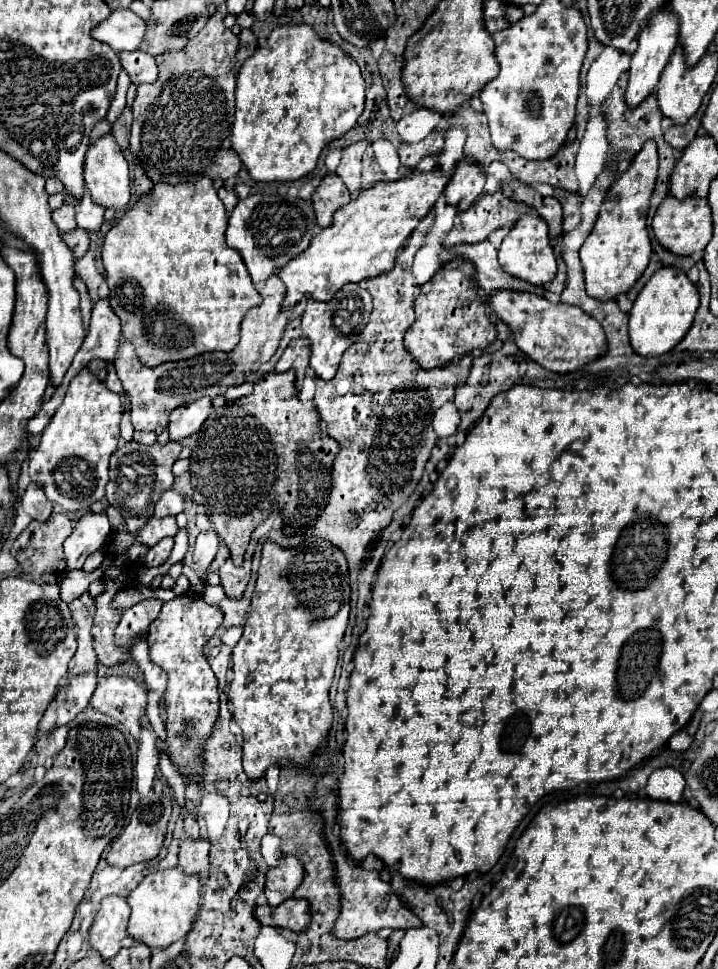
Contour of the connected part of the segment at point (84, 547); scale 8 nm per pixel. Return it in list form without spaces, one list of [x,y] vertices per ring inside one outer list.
[[[85,513],[73,533],[65,539],[65,555],[67,555],[67,571],[81,569],[85,559],[99,549],[105,549],[105,543],[111,535],[111,525],[105,513]]]

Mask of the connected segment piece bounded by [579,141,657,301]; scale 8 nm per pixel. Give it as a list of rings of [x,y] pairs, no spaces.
[[[653,141],[635,155],[629,169],[611,185],[595,229],[585,239],[579,255],[585,271],[587,293],[593,299],[611,301],[621,293],[627,293],[635,281],[643,275],[651,257],[651,241],[647,233],[647,211],[649,199],[657,179],[657,147]]]

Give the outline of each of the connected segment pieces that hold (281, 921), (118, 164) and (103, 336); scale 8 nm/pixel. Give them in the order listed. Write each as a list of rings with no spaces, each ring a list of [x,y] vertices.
[[[291,897],[279,907],[257,905],[253,915],[261,925],[269,925],[269,927],[283,927],[297,933],[309,927],[309,903],[305,899]]]
[[[111,133],[99,137],[85,155],[85,185],[93,197],[95,203],[101,203],[103,207],[113,207],[115,211],[129,207],[131,197],[131,179],[129,179],[129,165],[123,157],[115,137]]]
[[[99,299],[97,301],[97,305],[93,307],[93,315],[91,315],[91,325],[89,325],[89,333],[87,333],[87,337],[85,337],[85,341],[83,341],[83,347],[81,347],[81,351],[75,355],[75,359],[73,359],[73,365],[69,367],[69,371],[67,371],[67,375],[65,375],[65,379],[63,379],[63,385],[55,391],[55,395],[47,401],[47,415],[37,415],[37,417],[33,417],[31,421],[29,421],[29,433],[41,433],[45,427],[47,427],[47,423],[49,423],[49,419],[53,417],[53,413],[57,411],[57,407],[61,405],[61,401],[63,401],[63,395],[65,395],[65,391],[67,391],[67,385],[69,385],[69,381],[83,369],[83,367],[87,367],[87,363],[93,359],[93,357],[97,357],[97,359],[105,359],[105,361],[109,361],[109,363],[113,363],[115,359],[117,359],[117,351],[119,351],[119,343],[121,343],[121,323],[119,323],[119,319],[117,319],[117,315],[113,313],[113,309],[109,307],[109,301],[107,299]]]

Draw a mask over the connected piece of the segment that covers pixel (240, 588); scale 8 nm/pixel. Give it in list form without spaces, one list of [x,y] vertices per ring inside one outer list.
[[[227,559],[221,567],[219,567],[219,577],[221,577],[221,585],[227,593],[227,597],[239,599],[247,587],[251,575],[251,559],[245,559],[241,567],[233,565],[231,559]]]

